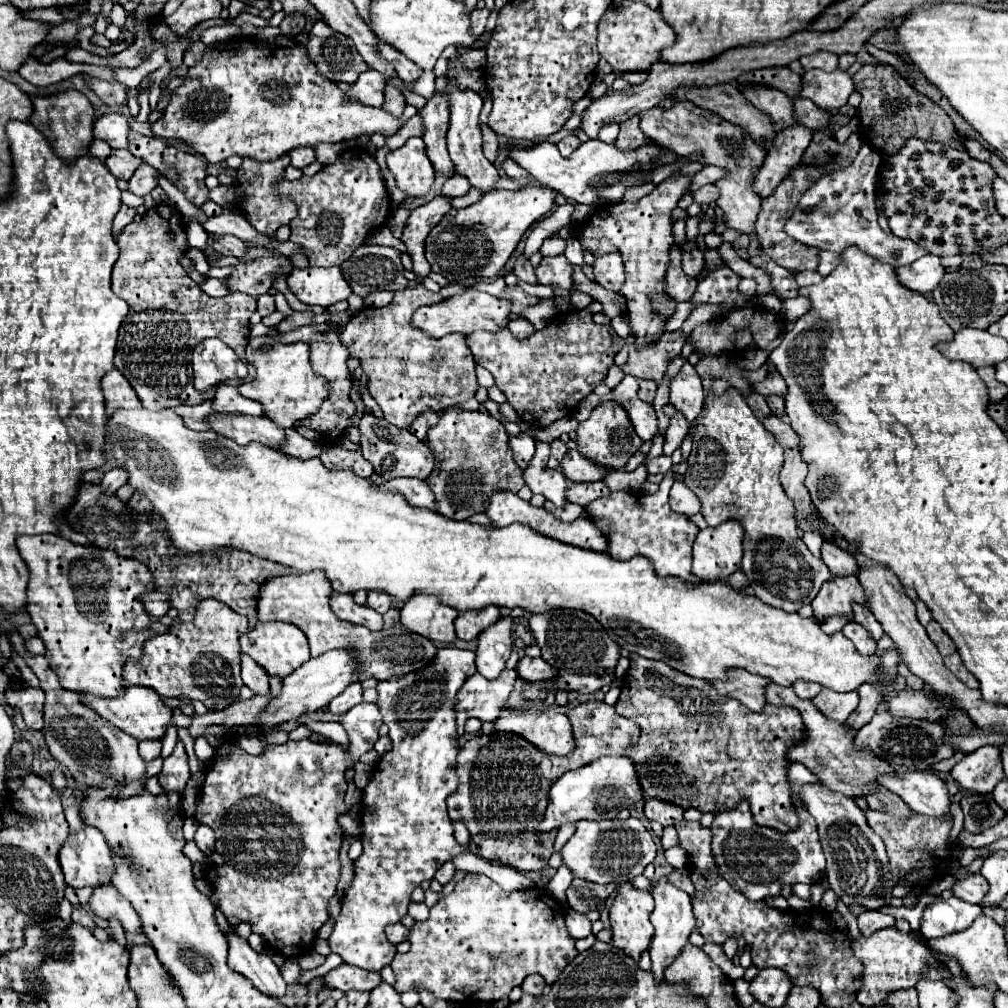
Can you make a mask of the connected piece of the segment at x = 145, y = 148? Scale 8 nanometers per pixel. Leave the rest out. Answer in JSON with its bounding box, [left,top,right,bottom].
[129,132,171,174]

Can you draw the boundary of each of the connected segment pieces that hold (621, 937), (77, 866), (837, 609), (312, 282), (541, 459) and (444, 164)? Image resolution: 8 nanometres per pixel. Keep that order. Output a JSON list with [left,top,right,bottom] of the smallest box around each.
[[609,882,653,960],[59,790,115,888],[811,576,869,622],[287,268,351,306],[523,442,569,506],[419,92,455,176]]

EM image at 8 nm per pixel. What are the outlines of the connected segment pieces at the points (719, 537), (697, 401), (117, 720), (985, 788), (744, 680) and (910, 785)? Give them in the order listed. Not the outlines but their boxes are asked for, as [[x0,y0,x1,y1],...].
[[693,522,743,582],[671,362,705,422],[79,686,171,740],[951,746,1005,794],[709,668,769,710],[879,772,949,816]]

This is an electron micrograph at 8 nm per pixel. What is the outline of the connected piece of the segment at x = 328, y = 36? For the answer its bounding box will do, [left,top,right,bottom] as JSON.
[305,20,369,84]

